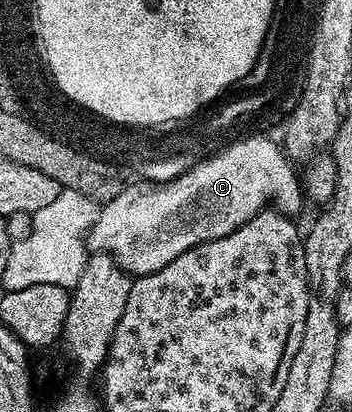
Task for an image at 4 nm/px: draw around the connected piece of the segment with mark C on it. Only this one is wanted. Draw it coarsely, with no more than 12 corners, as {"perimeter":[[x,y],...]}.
{"perimeter":[[243,135],[172,185],[141,185],[86,244],[132,278],[305,205],[278,140]]}

